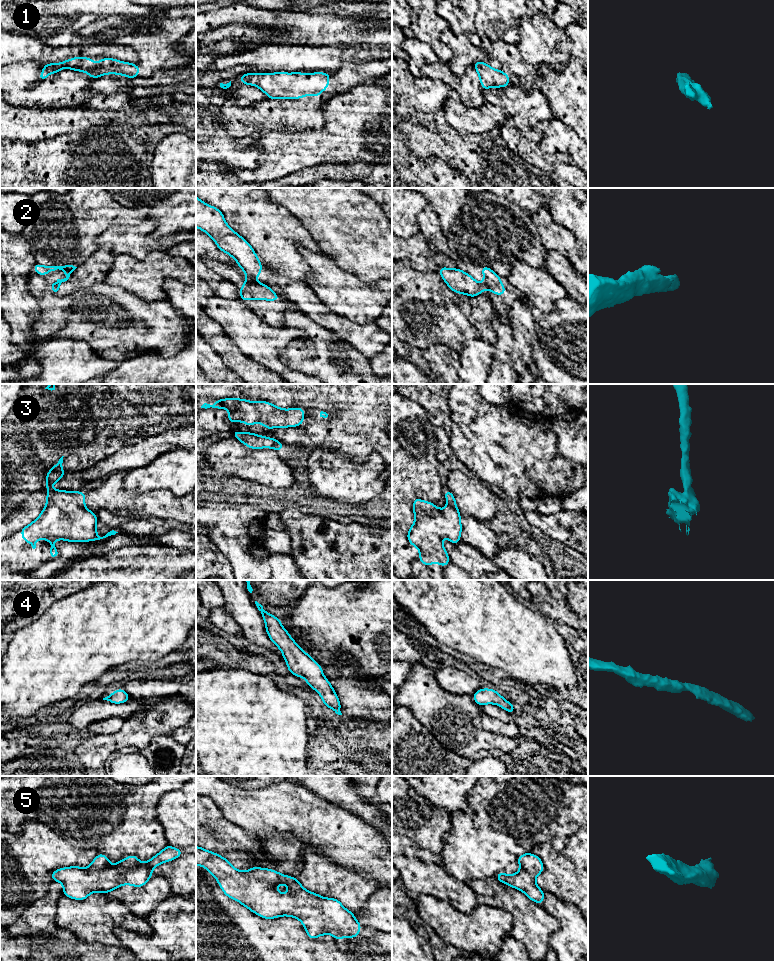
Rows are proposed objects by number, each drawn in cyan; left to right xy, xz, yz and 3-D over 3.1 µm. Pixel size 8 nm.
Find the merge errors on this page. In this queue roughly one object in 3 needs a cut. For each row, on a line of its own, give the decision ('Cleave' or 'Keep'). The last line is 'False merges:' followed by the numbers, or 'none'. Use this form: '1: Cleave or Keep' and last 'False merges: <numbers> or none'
1: Keep
2: Cleave
3: Keep
4: Keep
5: Keep
False merges: 2

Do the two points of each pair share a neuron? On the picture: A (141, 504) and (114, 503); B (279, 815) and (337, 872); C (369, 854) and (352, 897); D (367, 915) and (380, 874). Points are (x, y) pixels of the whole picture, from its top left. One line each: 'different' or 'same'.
A: same
B: different
C: different
D: different

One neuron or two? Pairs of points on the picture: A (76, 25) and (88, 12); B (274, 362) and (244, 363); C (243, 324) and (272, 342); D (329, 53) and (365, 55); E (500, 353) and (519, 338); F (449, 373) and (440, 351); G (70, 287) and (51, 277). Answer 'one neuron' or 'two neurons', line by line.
A: one neuron
B: two neurons
C: one neuron
D: one neuron
E: two neurons
F: one neuron
G: two neurons

